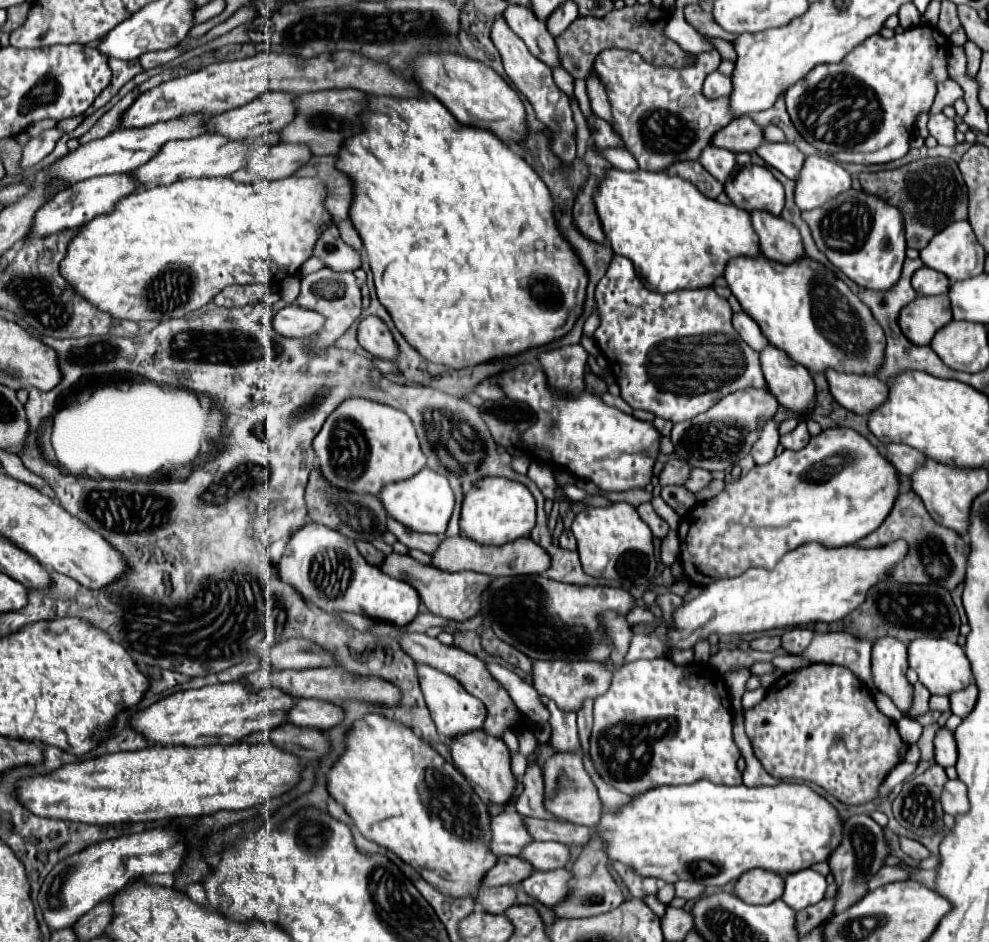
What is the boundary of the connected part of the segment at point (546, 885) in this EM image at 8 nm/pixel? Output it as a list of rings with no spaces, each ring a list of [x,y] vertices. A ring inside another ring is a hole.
[[[554,869],[554,871],[534,871],[526,881],[522,881],[524,891],[544,903],[546,907],[554,907],[562,901],[562,897],[568,895],[568,883],[570,871],[566,869]]]

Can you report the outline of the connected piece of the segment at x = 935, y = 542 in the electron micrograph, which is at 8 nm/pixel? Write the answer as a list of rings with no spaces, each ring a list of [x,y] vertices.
[[[912,491],[900,493],[896,497],[896,503],[890,515],[884,519],[884,523],[874,533],[860,539],[856,545],[862,549],[872,549],[872,547],[892,543],[896,539],[904,539],[908,543],[908,553],[902,559],[902,563],[898,563],[890,571],[892,579],[900,583],[938,583],[940,587],[946,587],[948,591],[952,591],[958,583],[964,581],[966,557],[968,557],[966,539],[960,533],[938,525],[926,511],[922,499]]]

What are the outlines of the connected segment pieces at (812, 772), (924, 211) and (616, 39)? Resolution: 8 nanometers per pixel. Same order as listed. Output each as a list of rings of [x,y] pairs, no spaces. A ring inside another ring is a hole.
[[[814,663],[804,671],[800,669],[786,673],[766,691],[766,697],[756,707],[744,713],[744,717],[754,755],[772,777],[816,783],[846,805],[862,805],[872,801],[880,783],[884,781],[888,771],[898,765],[900,759],[902,737],[898,735],[896,723],[878,711],[872,693],[846,667]]]
[[[926,157],[892,171],[860,173],[860,185],[866,193],[880,197],[900,209],[906,225],[906,243],[912,249],[924,249],[944,227],[968,219],[968,189],[958,165],[946,157]]]
[[[652,3],[648,5],[632,5],[632,7],[622,7],[622,9],[612,9],[604,17],[578,17],[568,31],[556,37],[556,47],[558,47],[558,57],[560,65],[574,77],[574,79],[586,79],[588,73],[592,71],[594,57],[604,51],[604,49],[630,49],[638,51],[644,59],[648,59],[654,65],[670,65],[670,67],[682,67],[682,63],[688,61],[688,53],[678,47],[672,39],[662,35],[662,29],[668,21],[668,13],[664,9],[656,9]]]

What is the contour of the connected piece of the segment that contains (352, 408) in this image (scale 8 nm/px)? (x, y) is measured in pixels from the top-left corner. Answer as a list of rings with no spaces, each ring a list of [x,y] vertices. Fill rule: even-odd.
[[[348,397],[332,411],[314,439],[314,451],[322,475],[332,485],[370,495],[378,495],[386,483],[416,475],[426,465],[410,417],[390,405],[362,397]]]

